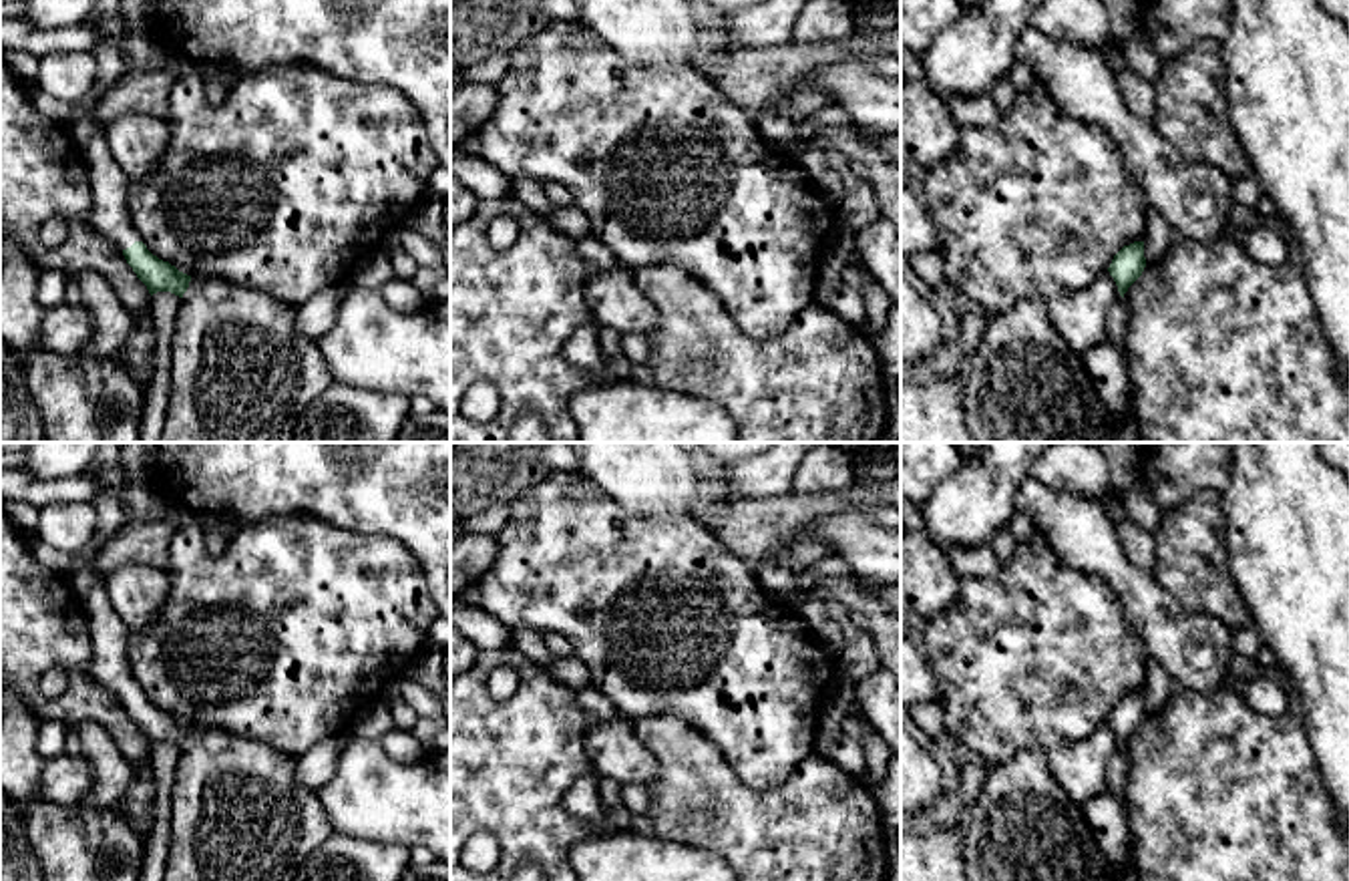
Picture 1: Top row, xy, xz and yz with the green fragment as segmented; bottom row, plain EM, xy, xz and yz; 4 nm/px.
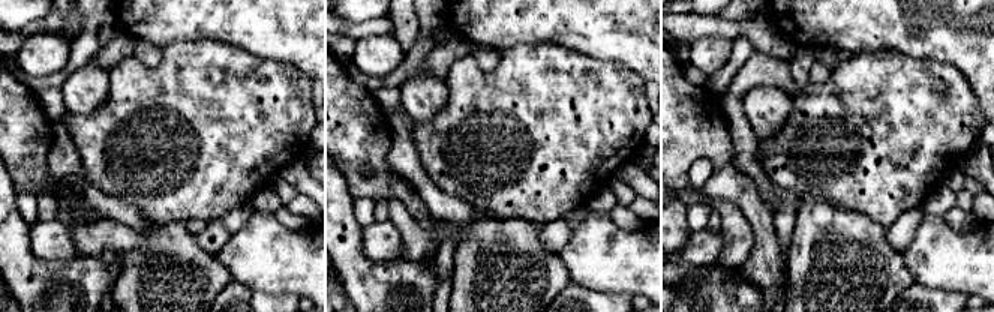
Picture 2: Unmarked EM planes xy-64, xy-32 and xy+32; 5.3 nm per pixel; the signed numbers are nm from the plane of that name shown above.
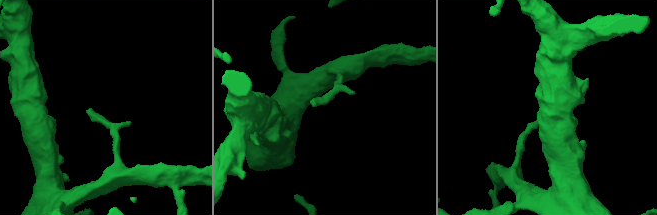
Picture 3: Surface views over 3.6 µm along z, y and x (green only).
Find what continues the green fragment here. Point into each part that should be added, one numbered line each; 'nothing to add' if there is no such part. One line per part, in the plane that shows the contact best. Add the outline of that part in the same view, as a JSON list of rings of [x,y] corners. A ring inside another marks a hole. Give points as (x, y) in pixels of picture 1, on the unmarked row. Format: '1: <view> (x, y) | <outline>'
1: xy (145, 542) | [[[173,505],[171,511],[157,521],[131,519],[101,549],[101,555],[92,565],[97,581],[82,597],[92,644],[88,674],[121,702],[143,690],[131,672],[127,658],[127,626],[109,599],[105,577],[115,567],[133,561],[169,571],[171,539],[183,525],[193,521],[199,521],[199,517],[181,505]]]

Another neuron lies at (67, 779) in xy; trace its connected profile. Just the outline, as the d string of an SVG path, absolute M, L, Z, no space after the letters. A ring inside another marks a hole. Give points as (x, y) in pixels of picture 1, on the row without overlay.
M82 754L46 760L42 797L58 805L78 805L94 782L94 766Z

